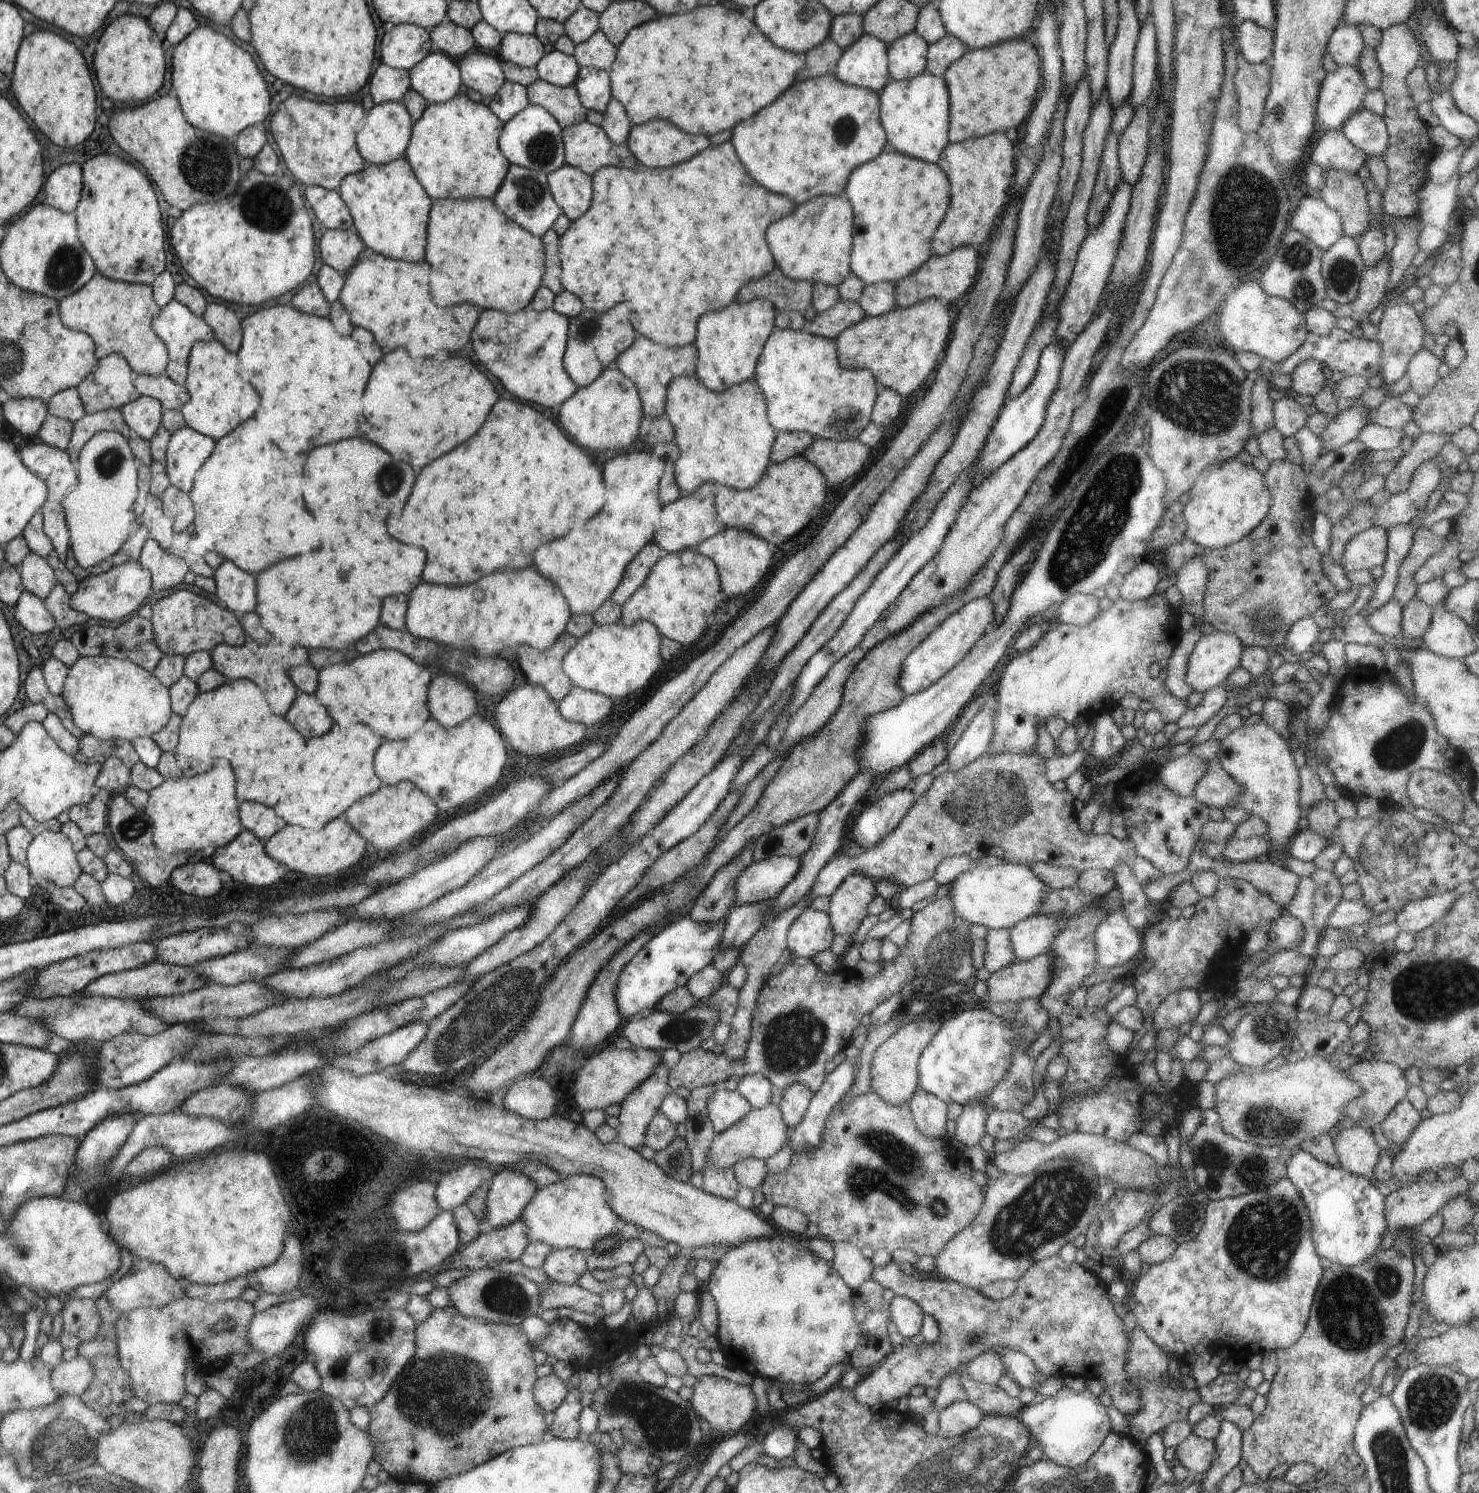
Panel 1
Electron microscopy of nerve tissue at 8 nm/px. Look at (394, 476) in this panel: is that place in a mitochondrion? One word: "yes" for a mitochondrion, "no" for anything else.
yes

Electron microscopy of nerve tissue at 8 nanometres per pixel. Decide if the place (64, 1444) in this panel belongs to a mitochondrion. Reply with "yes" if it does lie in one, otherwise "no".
yes

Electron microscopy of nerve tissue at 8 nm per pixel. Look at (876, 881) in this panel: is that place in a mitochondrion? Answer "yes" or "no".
no

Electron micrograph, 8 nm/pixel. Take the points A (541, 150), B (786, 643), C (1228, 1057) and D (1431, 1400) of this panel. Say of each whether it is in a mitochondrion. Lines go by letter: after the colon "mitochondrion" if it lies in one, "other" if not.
A: mitochondrion
B: mitochondrion
C: other
D: mitochondrion

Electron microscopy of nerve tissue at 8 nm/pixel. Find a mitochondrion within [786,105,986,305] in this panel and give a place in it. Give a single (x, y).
(844, 129)

